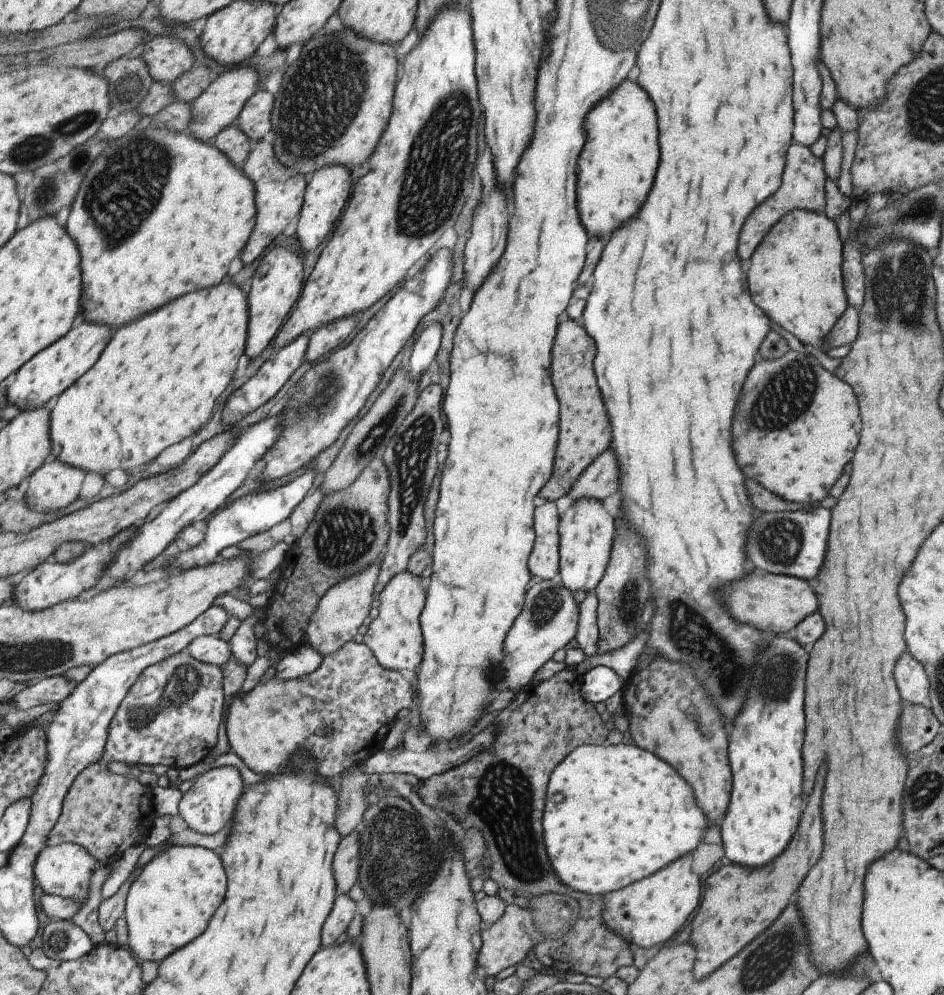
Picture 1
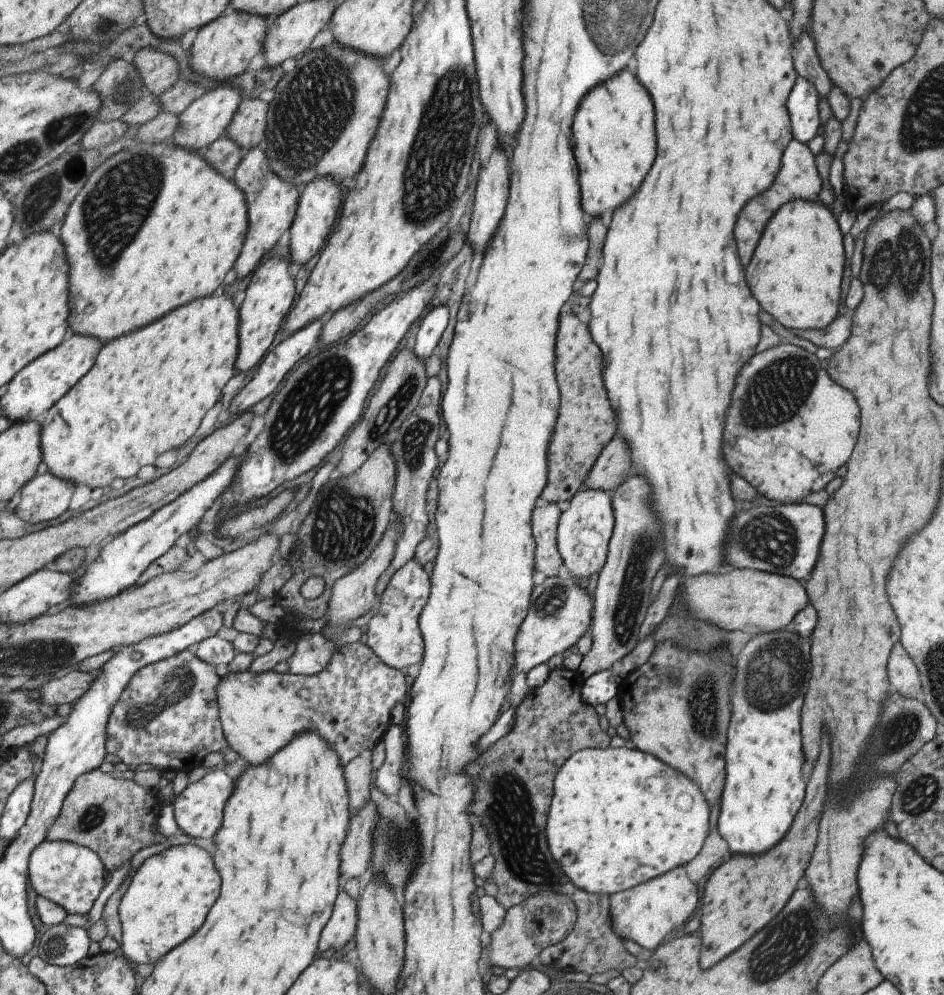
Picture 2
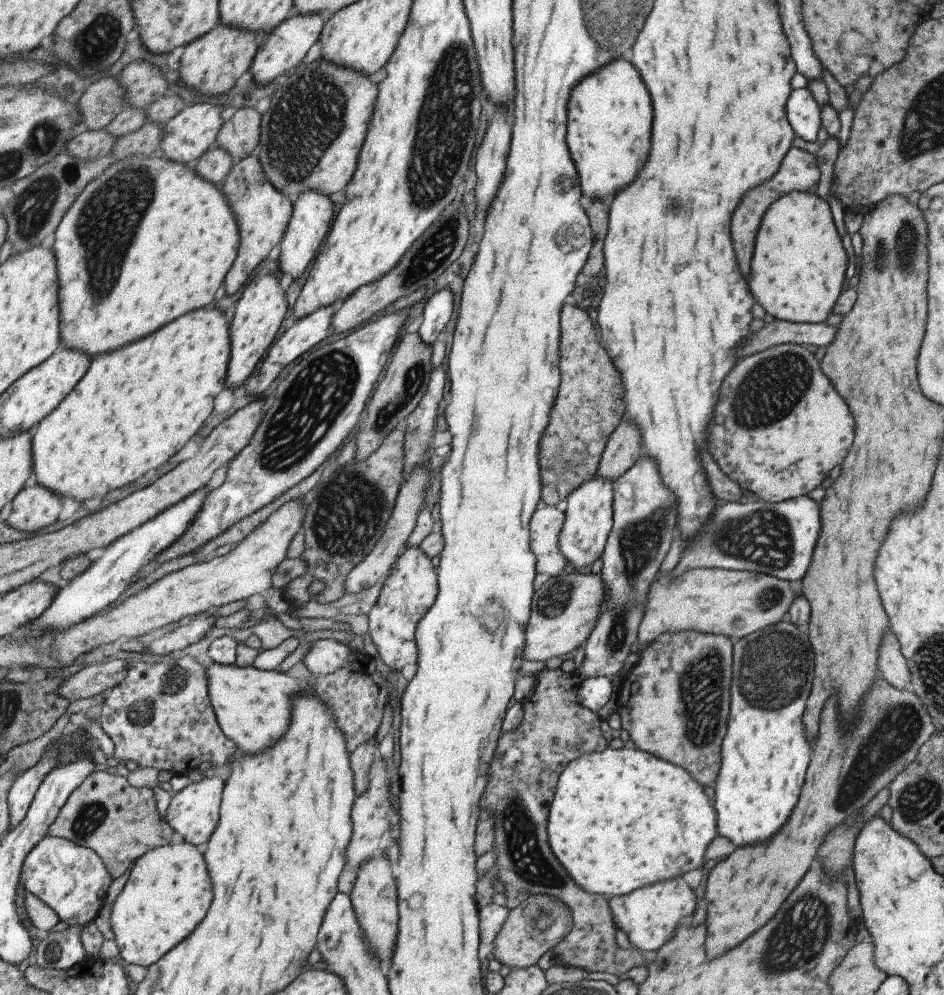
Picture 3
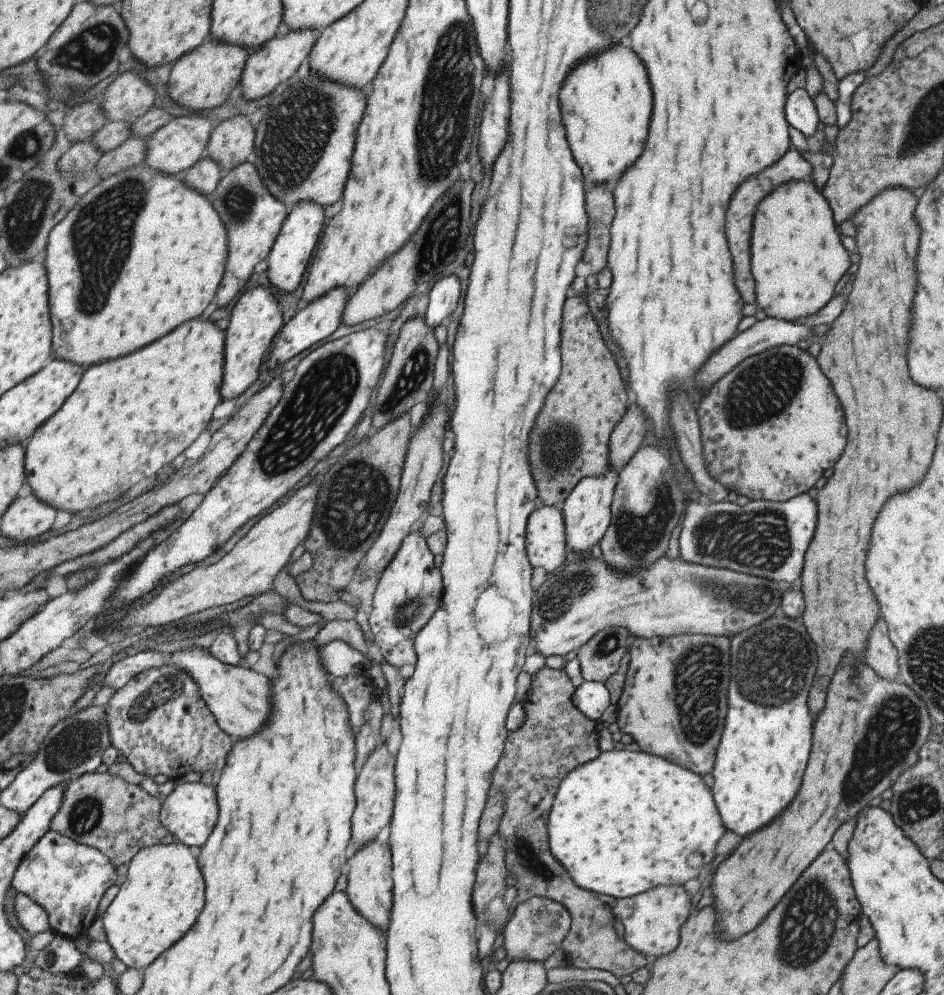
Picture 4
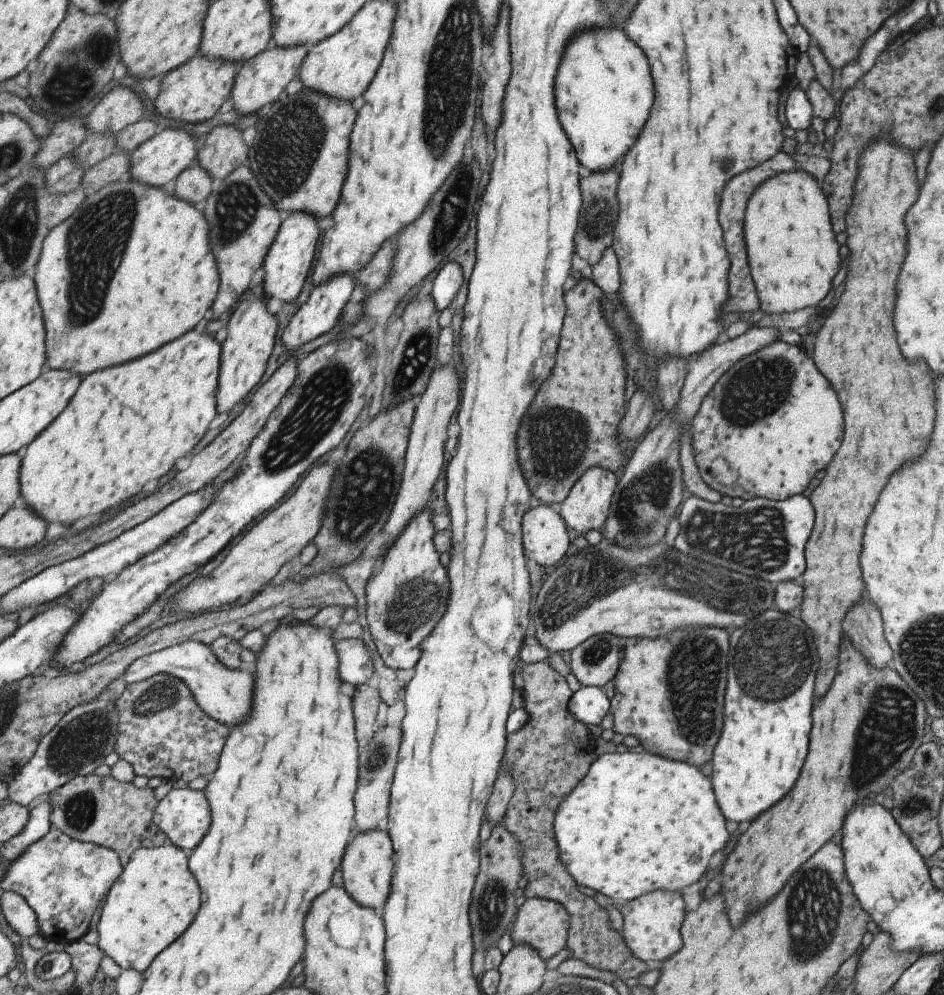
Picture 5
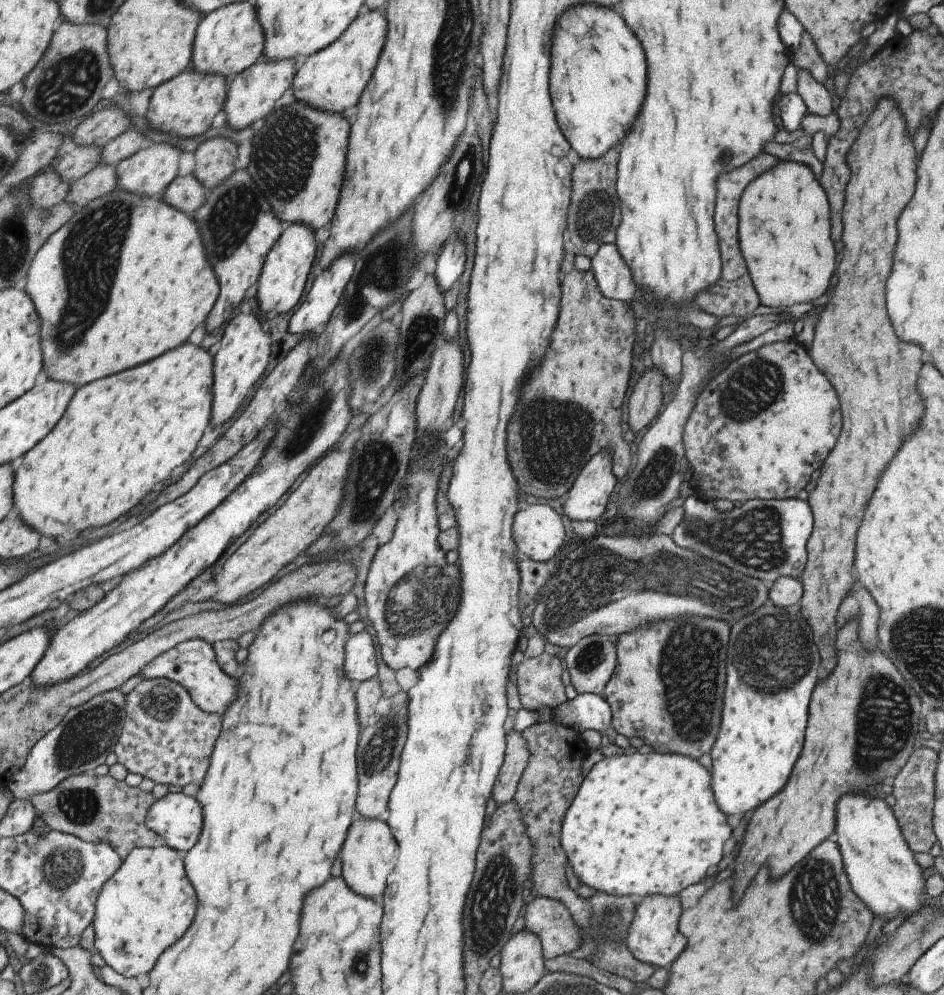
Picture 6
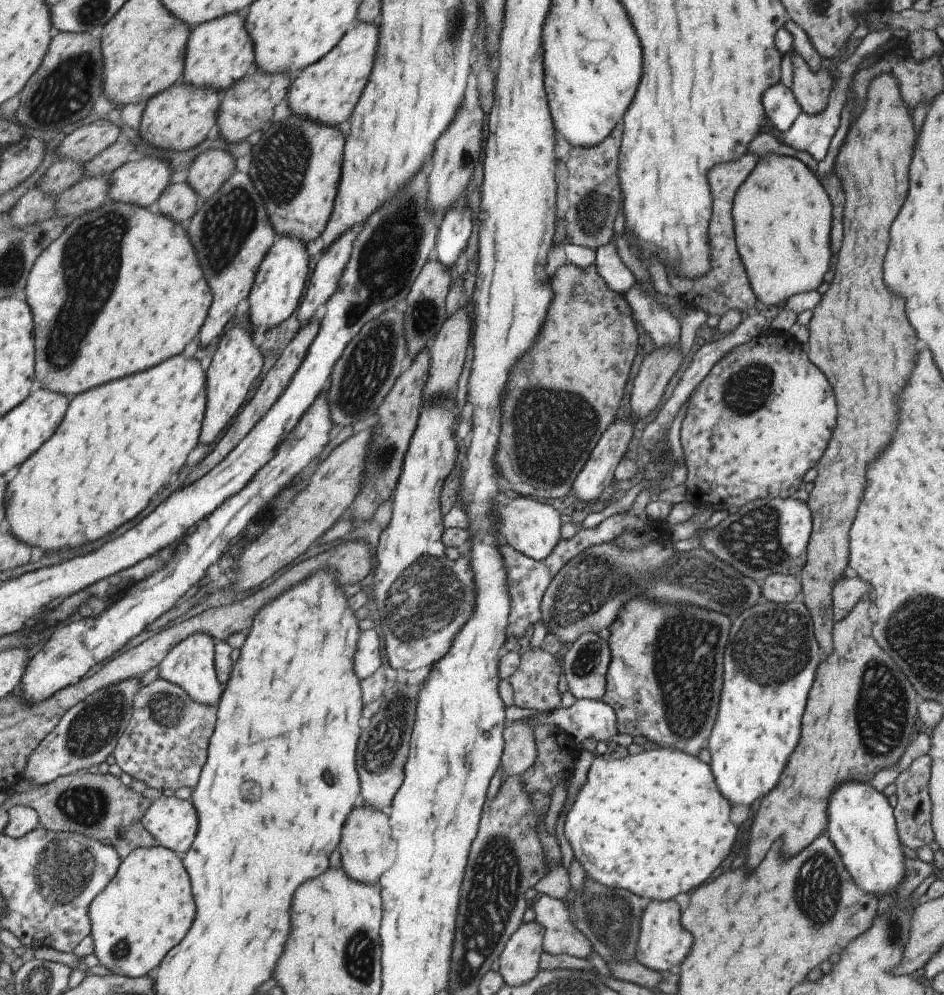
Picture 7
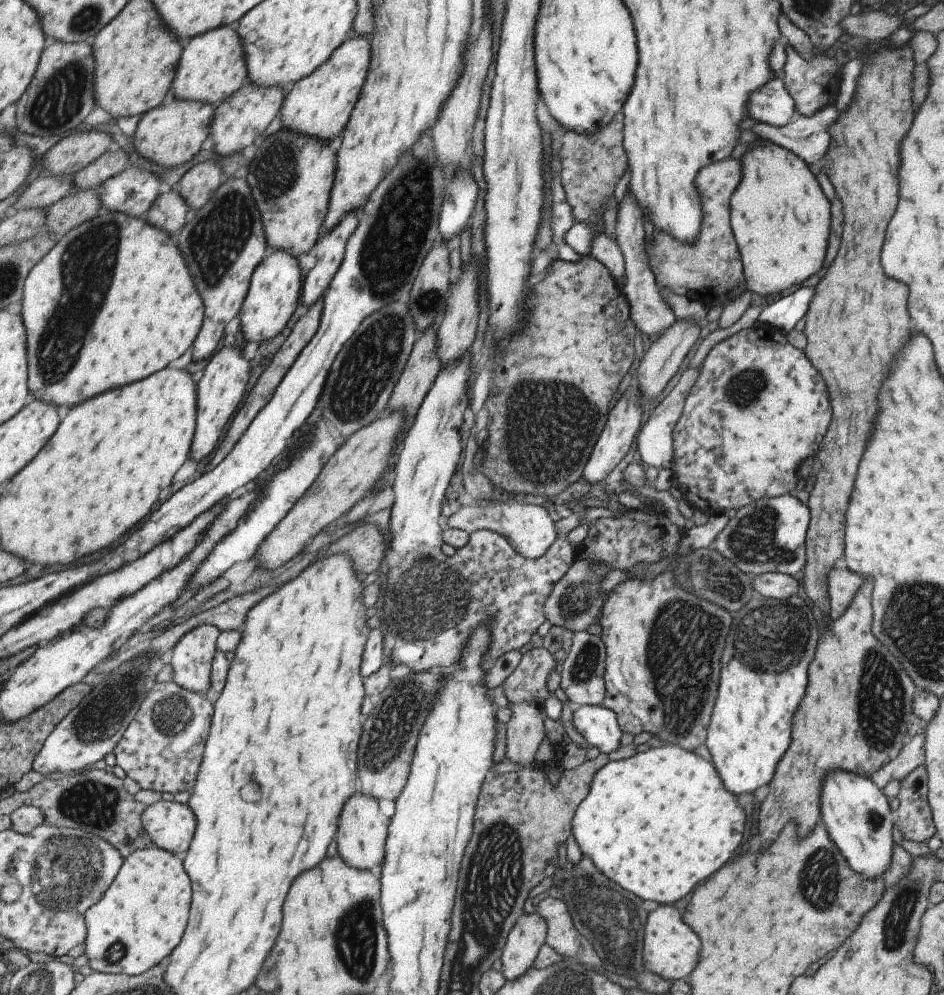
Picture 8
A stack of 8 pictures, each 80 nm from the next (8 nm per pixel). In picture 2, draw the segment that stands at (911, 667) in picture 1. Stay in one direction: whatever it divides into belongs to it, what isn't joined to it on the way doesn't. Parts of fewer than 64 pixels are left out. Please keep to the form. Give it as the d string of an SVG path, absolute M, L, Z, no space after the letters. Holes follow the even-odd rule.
M895 642L895 648L891 648L887 658L887 680L897 694L909 696L909 698L919 696L917 670L899 642Z

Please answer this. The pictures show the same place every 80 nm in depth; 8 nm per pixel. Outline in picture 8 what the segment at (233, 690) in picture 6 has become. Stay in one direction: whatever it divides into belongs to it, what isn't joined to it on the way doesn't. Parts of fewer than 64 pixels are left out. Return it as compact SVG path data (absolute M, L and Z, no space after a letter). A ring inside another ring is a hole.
M203 624L181 638L169 656L173 682L189 692L210 696L214 687L213 666L219 634L219 628Z

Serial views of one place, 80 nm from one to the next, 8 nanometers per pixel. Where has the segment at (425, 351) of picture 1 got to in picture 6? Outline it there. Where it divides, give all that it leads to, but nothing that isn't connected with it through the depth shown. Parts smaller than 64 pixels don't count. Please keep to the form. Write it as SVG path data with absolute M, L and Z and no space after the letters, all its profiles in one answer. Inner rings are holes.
M461 238L445 241L438 252L436 277L442 294L459 278L465 260L465 244Z

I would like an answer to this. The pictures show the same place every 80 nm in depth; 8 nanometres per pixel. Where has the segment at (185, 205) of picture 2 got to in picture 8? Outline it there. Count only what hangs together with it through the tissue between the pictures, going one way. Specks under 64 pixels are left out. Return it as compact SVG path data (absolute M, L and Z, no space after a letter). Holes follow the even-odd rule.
M102 206L100 214L97 214L95 218L73 228L71 232L59 238L56 246L31 270L26 281L21 310L23 316L26 317L27 337L31 336L31 392L33 392L33 396L37 400L47 400L49 404L73 408L73 406L77 406L89 398L95 398L107 390L121 388L125 384L149 378L151 374L167 368L173 360L181 358L191 346L194 346L202 332L206 319L206 301L199 296L197 288L199 286L195 286L195 276L191 274L191 268L187 266L185 258L179 252L177 236L151 226L146 217L135 218L135 216L127 216L123 212Z

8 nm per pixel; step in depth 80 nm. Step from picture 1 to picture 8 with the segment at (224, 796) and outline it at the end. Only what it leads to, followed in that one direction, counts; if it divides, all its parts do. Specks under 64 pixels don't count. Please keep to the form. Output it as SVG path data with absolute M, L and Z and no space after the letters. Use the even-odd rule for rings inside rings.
M160 800L148 806L142 820L155 845L173 853L189 852L197 820L188 803Z

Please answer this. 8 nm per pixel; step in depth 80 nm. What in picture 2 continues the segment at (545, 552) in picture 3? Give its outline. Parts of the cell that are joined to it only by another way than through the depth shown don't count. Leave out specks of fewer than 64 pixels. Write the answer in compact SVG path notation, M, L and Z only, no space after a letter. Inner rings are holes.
M556 503L535 508L531 514L531 534L535 540L535 570L545 578L562 574L561 558L557 551L556 529L561 510Z

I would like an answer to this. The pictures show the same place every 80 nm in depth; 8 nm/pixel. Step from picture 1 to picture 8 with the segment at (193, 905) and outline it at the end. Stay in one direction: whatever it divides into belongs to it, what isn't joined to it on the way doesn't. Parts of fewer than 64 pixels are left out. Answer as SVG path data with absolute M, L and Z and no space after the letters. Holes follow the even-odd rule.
M153 844L150 848L133 852L125 858L122 871L111 884L106 895L86 913L89 928L85 955L88 964L98 972L139 976L162 962L181 944L189 922L189 910L193 900L191 878L183 868L183 862L169 850Z

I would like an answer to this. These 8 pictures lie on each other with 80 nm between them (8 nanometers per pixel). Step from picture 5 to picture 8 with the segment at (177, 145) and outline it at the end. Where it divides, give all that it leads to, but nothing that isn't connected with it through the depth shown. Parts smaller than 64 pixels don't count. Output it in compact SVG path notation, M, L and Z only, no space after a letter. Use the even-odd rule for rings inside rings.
M133 166L103 182L99 190L102 206L135 218L147 217L155 200L165 191L157 175Z

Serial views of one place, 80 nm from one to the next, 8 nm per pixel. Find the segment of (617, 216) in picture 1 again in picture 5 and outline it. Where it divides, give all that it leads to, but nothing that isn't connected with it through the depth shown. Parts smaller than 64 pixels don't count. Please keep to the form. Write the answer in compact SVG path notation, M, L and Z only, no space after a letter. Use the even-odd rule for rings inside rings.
M617 26L585 28L583 32L577 32L575 36L571 36L571 40L567 40L553 82L555 82L557 118L567 140L571 142L571 148L577 154L577 160L587 170L613 167L625 154L625 150L629 150L629 146L635 142L635 136L639 134L639 128L647 120L653 100L647 60L643 52L639 52L639 46L635 46L629 38L625 38L621 28Z

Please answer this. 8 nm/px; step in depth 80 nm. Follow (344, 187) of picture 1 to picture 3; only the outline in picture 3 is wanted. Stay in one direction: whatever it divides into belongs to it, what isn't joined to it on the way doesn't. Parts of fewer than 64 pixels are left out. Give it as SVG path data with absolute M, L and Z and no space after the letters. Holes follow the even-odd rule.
M321 191L304 192L294 202L294 215L290 225L287 227L284 239L280 242L279 268L283 278L299 280L313 258L318 255L325 236L329 235L330 228L335 216L335 206L329 196L325 196Z

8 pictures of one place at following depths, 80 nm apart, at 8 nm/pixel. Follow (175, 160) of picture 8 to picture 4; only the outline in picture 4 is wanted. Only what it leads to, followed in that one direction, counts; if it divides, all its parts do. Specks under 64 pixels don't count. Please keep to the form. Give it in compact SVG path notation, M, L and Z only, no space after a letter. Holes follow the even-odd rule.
M207 39L198 49L182 56L171 66L168 82L170 98L181 107L187 107L189 113L221 108L231 96L231 92L240 86L249 56L249 49L229 42L220 43Z

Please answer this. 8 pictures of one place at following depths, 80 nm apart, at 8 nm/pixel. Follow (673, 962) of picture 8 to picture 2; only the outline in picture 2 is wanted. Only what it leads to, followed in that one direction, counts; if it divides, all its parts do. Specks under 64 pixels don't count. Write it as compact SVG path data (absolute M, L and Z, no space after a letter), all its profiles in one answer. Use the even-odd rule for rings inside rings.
M677 867L644 883L610 894L608 901L610 923L615 934L621 939L631 940L631 942L635 942L635 944L647 950L657 947L669 932L673 933L673 928L677 924L683 924L691 916L691 912L695 910L695 904L697 904L697 894L695 894L695 888L691 886L691 882L685 876L685 869Z

